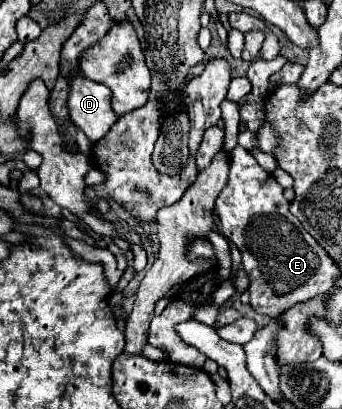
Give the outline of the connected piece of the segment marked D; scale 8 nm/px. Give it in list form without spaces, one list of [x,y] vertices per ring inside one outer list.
[[[74,75],[68,79],[68,115],[70,121],[84,131],[84,135],[96,143],[102,139],[112,123],[116,123],[116,115],[110,109],[112,91],[96,81],[88,81],[86,77]]]

